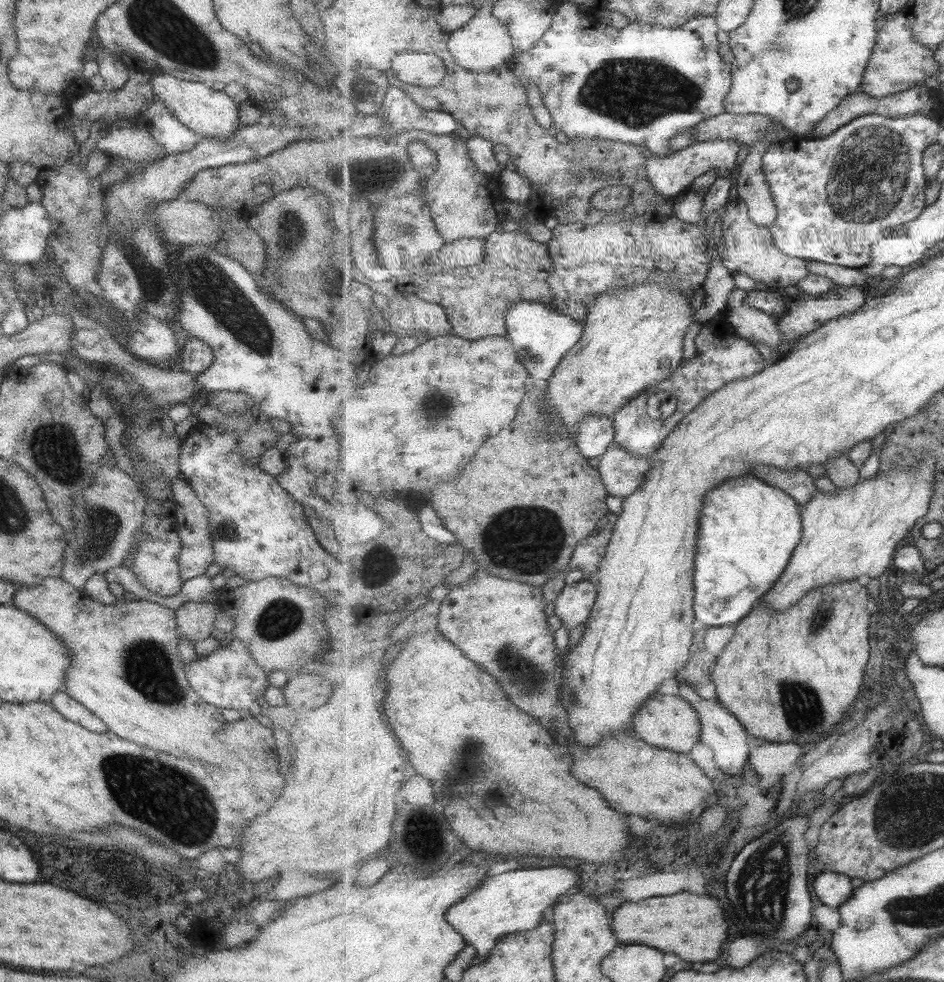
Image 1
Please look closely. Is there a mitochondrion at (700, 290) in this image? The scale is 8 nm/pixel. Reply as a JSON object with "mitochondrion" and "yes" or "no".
{"mitochondrion":"no"}

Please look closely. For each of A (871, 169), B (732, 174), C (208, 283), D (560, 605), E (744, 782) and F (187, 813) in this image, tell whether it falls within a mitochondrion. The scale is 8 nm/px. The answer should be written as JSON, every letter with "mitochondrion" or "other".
{"A":"mitochondrion","B":"other","C":"mitochondrion","D":"other","E":"other","F":"mitochondrion"}

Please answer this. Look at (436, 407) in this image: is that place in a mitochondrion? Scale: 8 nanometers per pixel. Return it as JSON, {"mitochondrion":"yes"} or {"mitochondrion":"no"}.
{"mitochondrion":"yes"}

